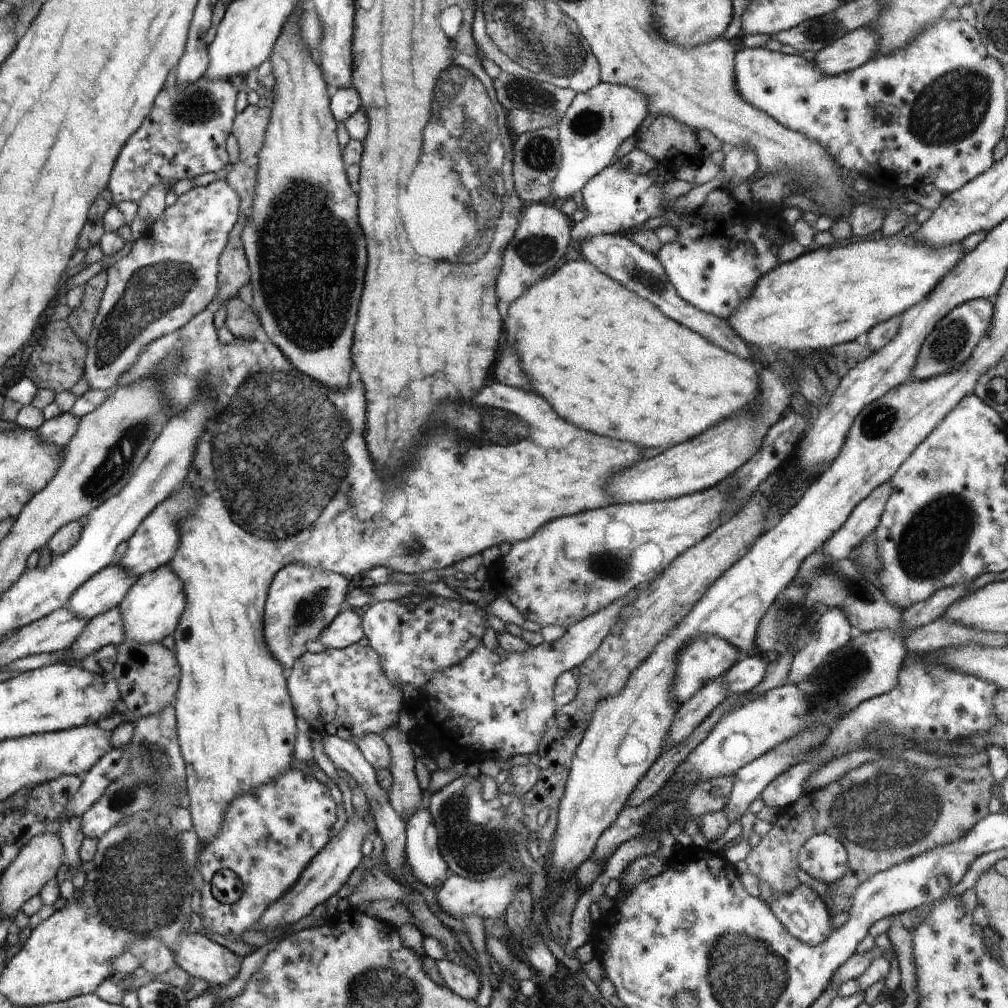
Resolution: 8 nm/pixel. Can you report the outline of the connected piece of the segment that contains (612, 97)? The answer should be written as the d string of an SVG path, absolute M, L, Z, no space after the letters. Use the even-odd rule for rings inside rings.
M598 83L588 92L575 93L567 111L557 122L561 161L552 181L551 200L568 199L601 170L612 164L620 144L640 132L642 120L649 115L648 101L640 91L624 85Z

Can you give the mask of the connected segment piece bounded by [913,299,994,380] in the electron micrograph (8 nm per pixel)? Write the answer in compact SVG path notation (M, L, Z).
M976 299L953 308L925 338L914 367L913 380L928 380L938 375L947 375L961 367L970 357L973 348L989 333L993 301Z

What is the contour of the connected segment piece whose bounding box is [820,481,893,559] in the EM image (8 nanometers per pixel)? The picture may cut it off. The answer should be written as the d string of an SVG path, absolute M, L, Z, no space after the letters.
M884 481L853 508L848 520L823 544L820 550L837 559L850 558L867 534L874 533L892 494L890 481Z

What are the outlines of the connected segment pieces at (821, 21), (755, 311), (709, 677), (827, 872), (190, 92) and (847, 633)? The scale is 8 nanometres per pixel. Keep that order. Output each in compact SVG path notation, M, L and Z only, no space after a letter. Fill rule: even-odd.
M824 15L805 20L798 26L773 35L774 40L784 44L792 52L815 52L826 48L848 32L834 15Z
M894 235L893 237L884 237L880 240L870 240L862 242L854 242L847 246L836 246L836 248L821 248L821 246L812 246L805 253L796 257L794 260L787 263L780 263L774 267L770 272L763 274L749 290L748 296L745 296L739 303L731 310L731 314L727 316L727 325L734 331L737 337L740 337L748 346L755 347L762 354L775 355L780 351L790 351L791 353L798 353L800 350L829 349L836 344L844 344L855 340L864 332L868 332L872 327L881 322L886 322L888 319L900 316L908 307L919 303L930 292L934 291L937 284L947 275L966 253L963 252L961 243L942 247L941 249L933 249L929 245L925 245L921 241L917 241L914 236L905 237L903 235Z
M716 635L698 637L686 646L682 646L682 652L677 660L677 671L675 672L675 688L671 690L671 696L675 697L675 702L682 704L694 696L700 688L725 672L737 661L737 648L727 643L723 638Z
M827 833L811 836L798 853L798 866L827 885L839 881L847 871L846 847Z
M199 78L192 84L175 83L170 88L163 88L159 92L152 112L143 120L138 131L126 141L126 146L119 152L116 164L110 175L108 188L112 193L113 205L124 200L139 202L149 188L167 183L168 192L178 180L189 180L192 184L196 176L207 172L218 172L228 164L228 152L224 148L226 138L230 136L232 120L237 118L234 104L236 104L238 90L226 79Z
M840 608L827 609L817 622L817 632L813 635L809 643L802 647L794 656L789 668L790 684L799 685L812 677L814 673L820 671L823 665L826 665L833 653L844 648L854 635L854 625L851 625L846 618L846 615Z

